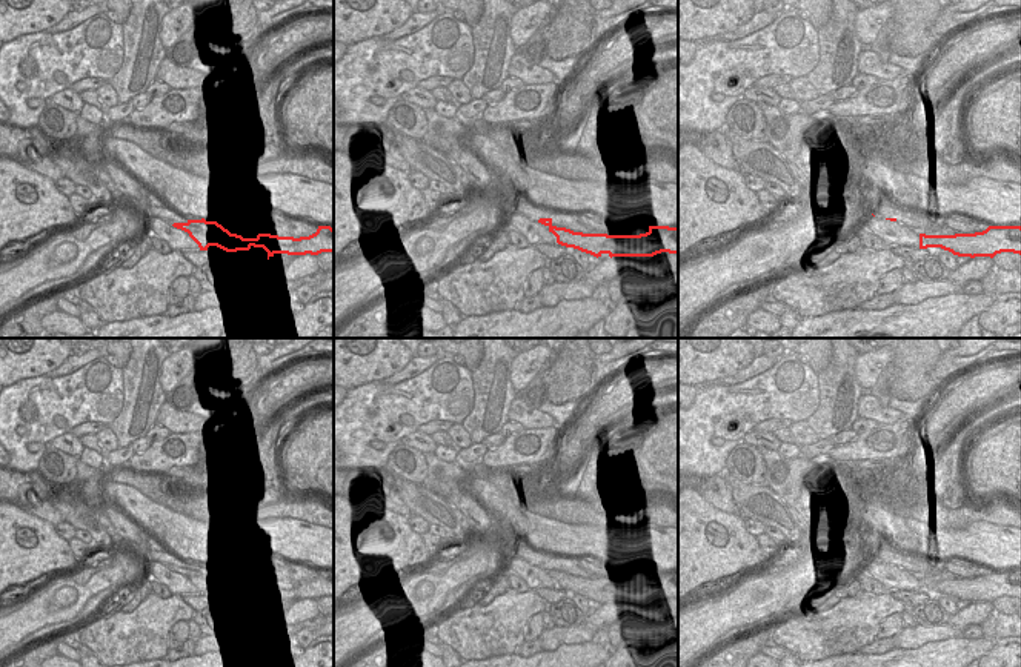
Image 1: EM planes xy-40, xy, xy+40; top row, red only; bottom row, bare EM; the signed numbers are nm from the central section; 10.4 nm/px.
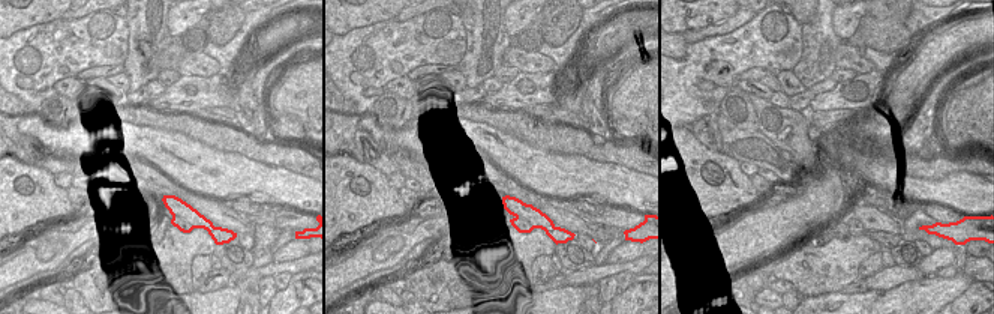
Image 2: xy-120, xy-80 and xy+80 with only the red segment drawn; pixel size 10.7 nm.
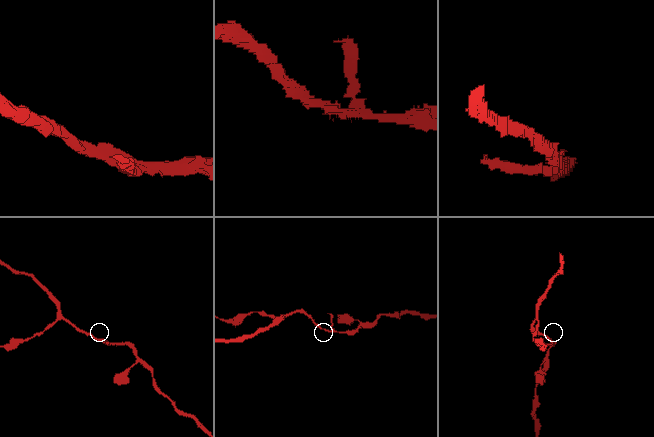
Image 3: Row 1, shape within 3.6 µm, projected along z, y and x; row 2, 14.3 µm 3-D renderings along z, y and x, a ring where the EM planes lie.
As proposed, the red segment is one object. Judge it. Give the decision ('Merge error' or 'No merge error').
Merge error

